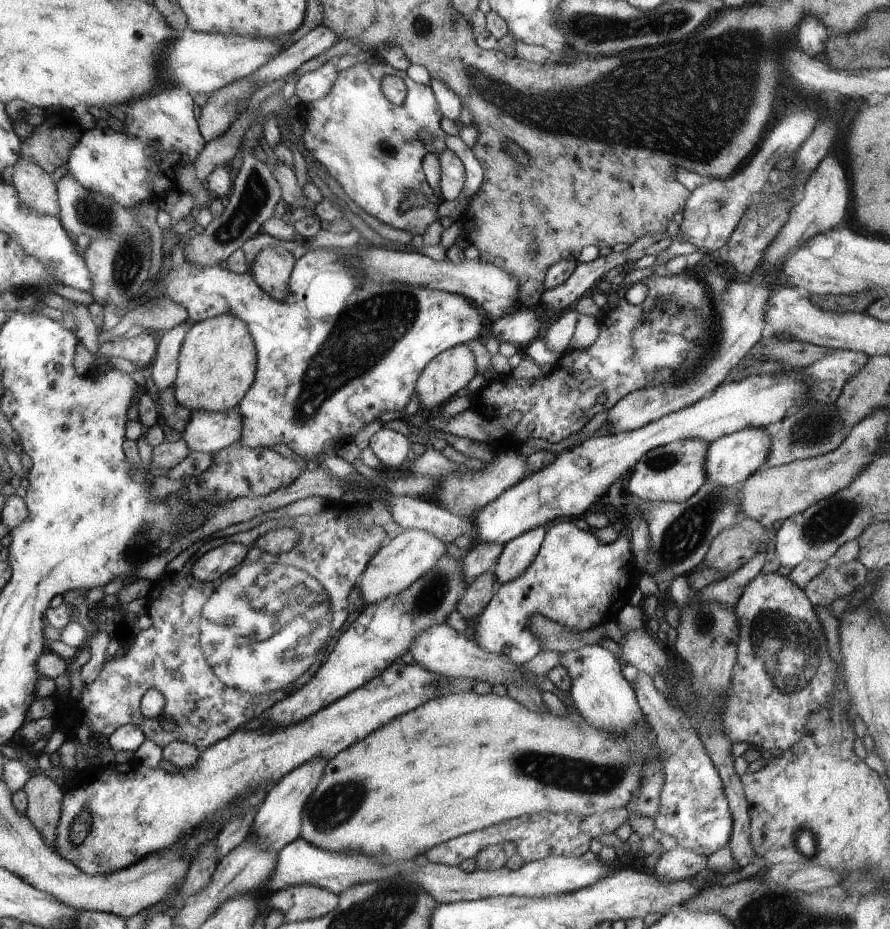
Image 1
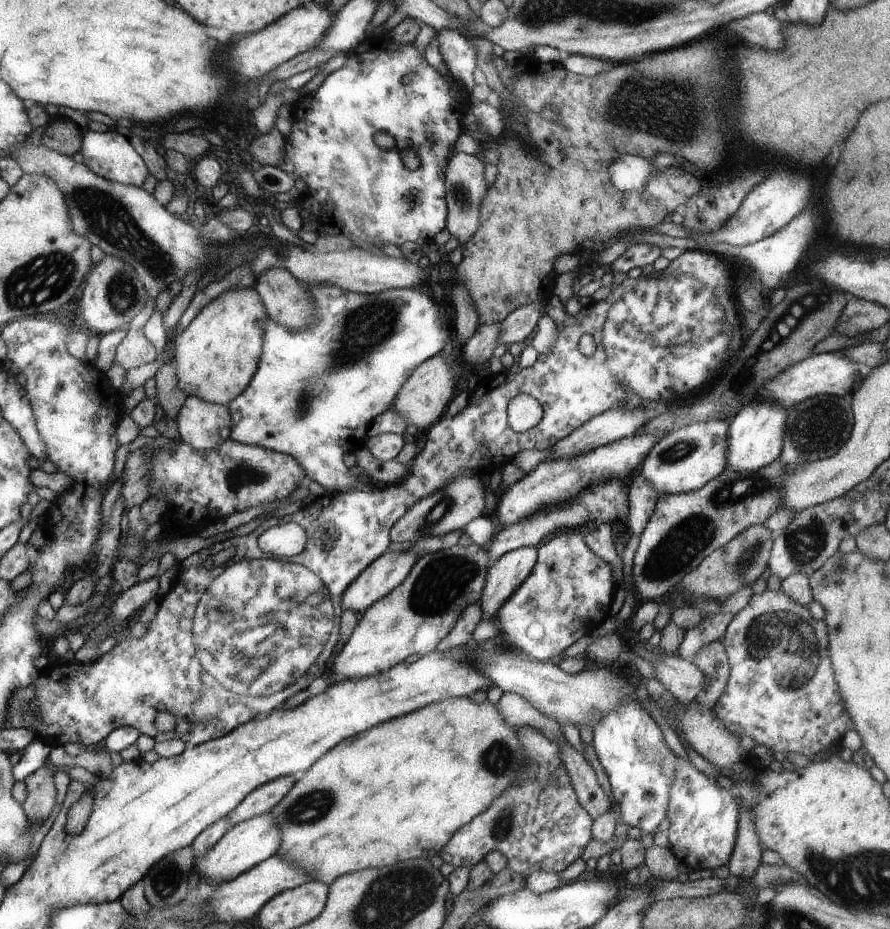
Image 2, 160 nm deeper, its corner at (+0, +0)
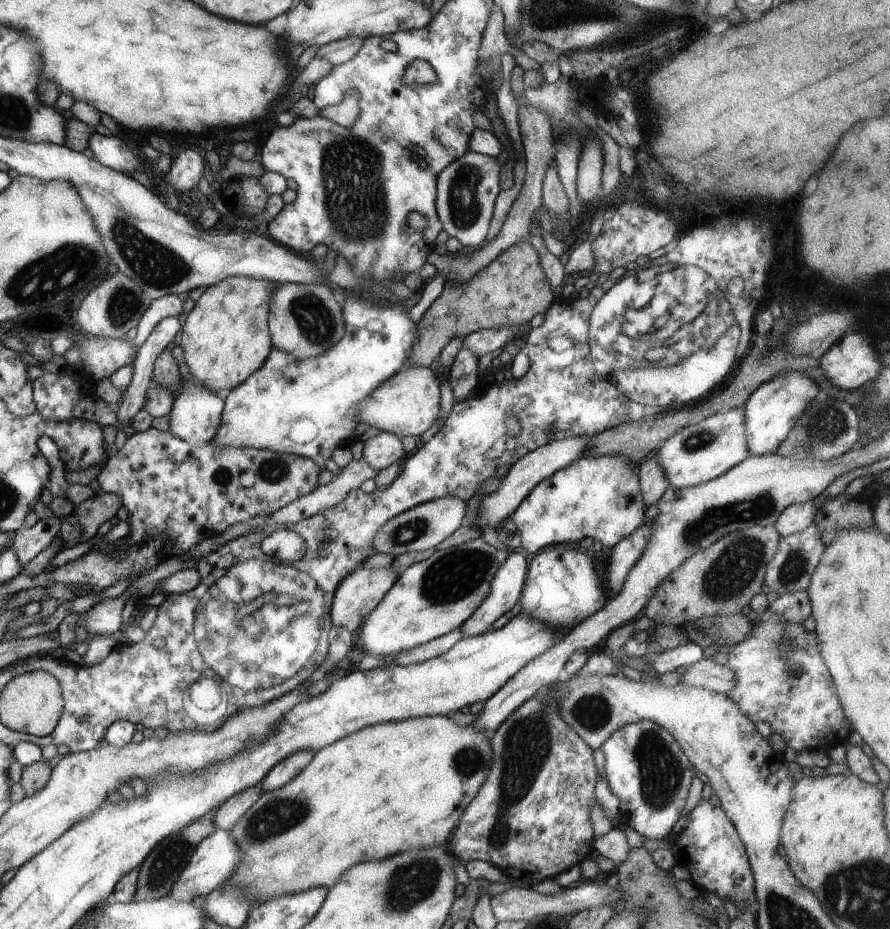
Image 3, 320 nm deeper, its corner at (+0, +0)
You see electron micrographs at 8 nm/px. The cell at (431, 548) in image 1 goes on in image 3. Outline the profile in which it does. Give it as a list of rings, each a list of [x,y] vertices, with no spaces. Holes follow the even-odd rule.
[[[391,566],[387,570],[355,568],[340,581],[339,587],[335,590],[331,608],[328,609],[333,626],[358,632],[362,627],[362,622],[379,606],[379,602],[396,584],[396,580],[398,576],[393,572]]]

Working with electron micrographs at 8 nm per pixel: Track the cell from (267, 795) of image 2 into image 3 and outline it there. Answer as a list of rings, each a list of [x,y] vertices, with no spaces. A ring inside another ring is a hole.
[[[314,749],[298,751],[276,764],[266,778],[263,779],[263,792],[278,788],[298,776],[312,762],[316,753],[317,750]]]

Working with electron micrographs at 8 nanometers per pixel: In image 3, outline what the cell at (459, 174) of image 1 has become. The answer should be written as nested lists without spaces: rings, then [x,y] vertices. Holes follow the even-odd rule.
[[[470,150],[439,172],[437,212],[442,228],[458,238],[463,246],[478,246],[490,232],[494,202],[500,189],[500,162]]]

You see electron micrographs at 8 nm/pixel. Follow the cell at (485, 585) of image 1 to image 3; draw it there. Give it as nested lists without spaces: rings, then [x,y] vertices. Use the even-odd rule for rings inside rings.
[[[461,627],[449,632],[447,635],[435,638],[430,643],[421,644],[408,651],[400,651],[395,655],[388,655],[380,659],[384,660],[385,665],[411,665],[423,663],[424,661],[436,658],[440,654],[450,650],[458,641],[462,640],[463,634]]]

